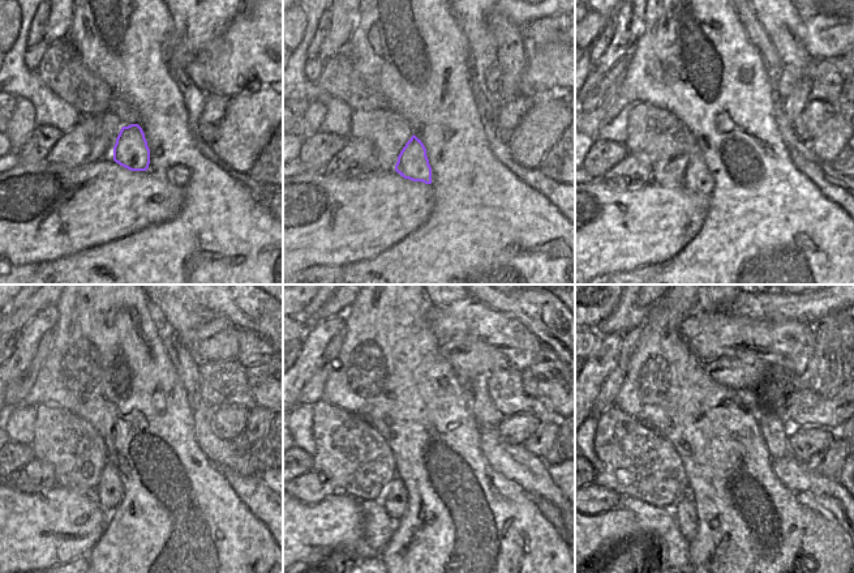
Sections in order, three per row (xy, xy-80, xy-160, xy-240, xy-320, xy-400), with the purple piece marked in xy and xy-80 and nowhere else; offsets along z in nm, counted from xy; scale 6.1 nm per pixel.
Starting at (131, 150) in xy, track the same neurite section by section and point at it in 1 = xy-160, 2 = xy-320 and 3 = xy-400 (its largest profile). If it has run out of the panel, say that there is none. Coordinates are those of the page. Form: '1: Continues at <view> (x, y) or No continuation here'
1: Continues at xy-160 (698, 179)
2: Continues at xy-320 (395, 499)
3: Continues at xy-400 (683, 511)

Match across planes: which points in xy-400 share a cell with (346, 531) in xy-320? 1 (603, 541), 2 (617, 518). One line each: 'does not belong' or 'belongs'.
1: belongs
2: belongs

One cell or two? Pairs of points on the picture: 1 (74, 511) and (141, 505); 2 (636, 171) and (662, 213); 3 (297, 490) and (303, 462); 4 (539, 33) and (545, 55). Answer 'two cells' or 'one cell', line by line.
1: two cells
2: two cells
3: two cells
4: two cells

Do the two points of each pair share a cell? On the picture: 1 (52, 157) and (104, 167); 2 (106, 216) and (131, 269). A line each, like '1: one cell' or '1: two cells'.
1: two cells
2: two cells

